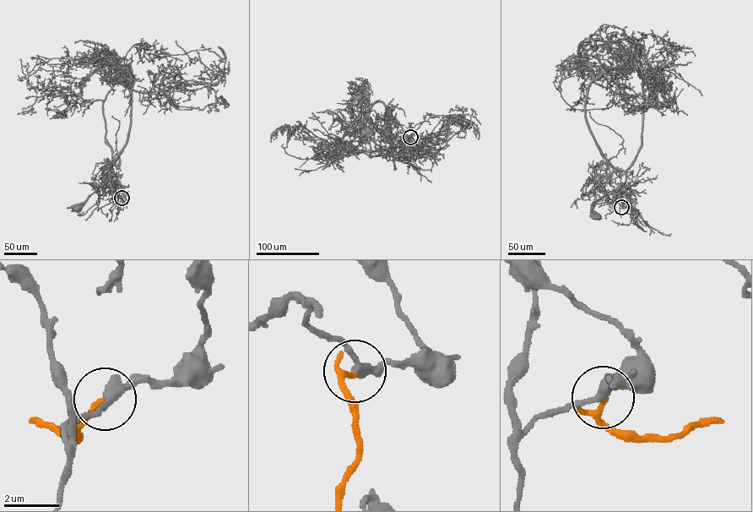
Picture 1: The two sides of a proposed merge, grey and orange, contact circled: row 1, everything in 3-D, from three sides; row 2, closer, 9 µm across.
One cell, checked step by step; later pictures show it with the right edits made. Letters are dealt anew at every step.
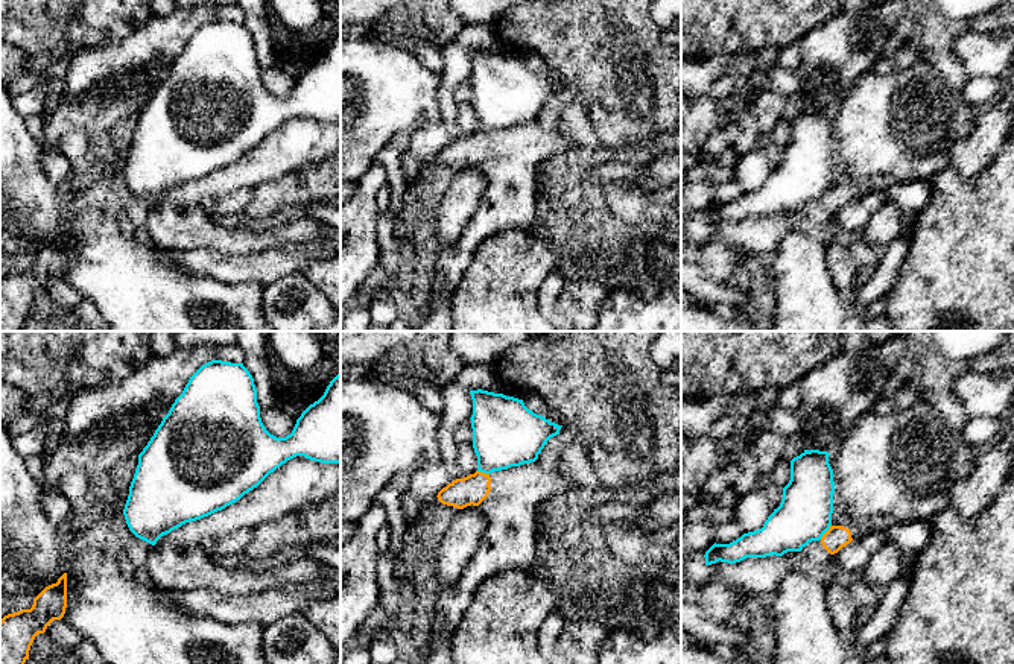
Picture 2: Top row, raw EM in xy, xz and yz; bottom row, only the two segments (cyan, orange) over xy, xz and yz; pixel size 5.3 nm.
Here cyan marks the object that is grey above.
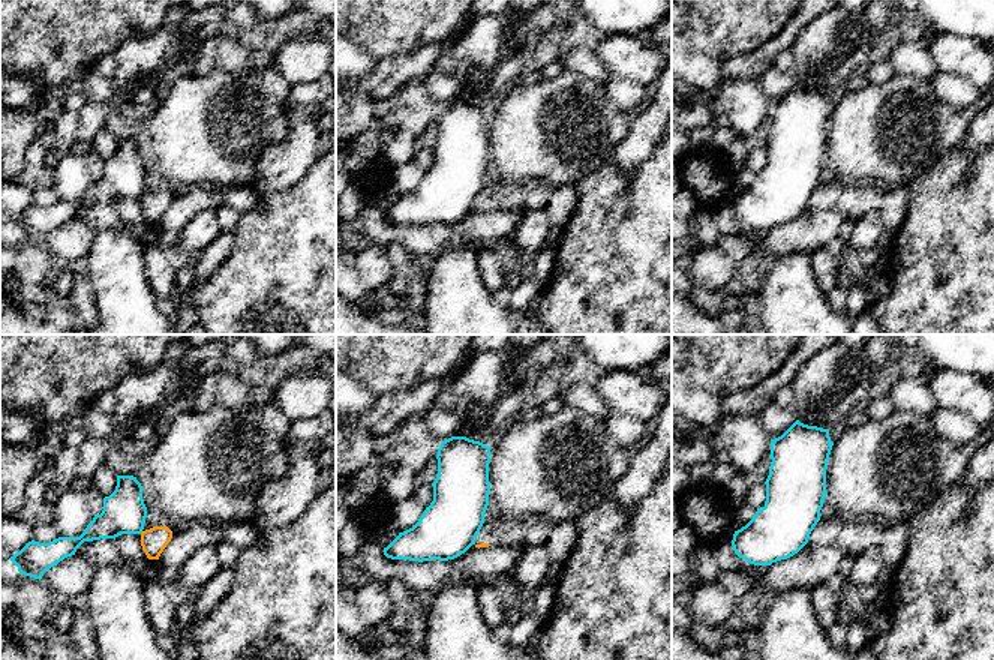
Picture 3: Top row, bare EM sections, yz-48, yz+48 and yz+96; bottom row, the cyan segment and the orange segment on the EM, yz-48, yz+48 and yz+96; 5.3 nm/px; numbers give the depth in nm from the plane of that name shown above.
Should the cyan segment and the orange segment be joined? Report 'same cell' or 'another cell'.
another cell

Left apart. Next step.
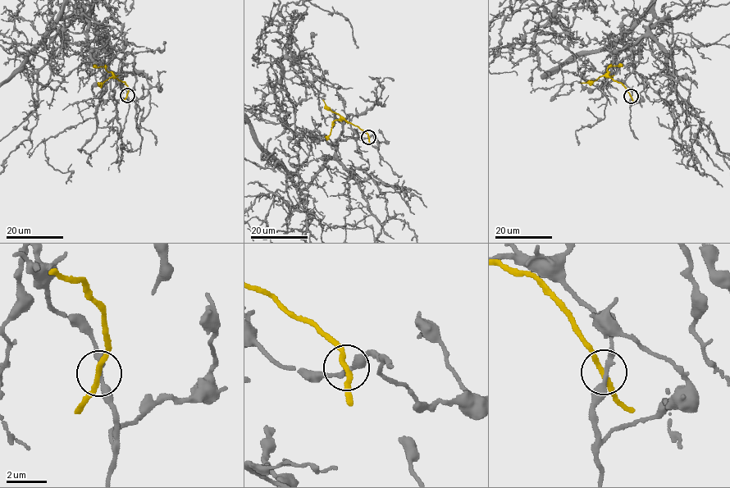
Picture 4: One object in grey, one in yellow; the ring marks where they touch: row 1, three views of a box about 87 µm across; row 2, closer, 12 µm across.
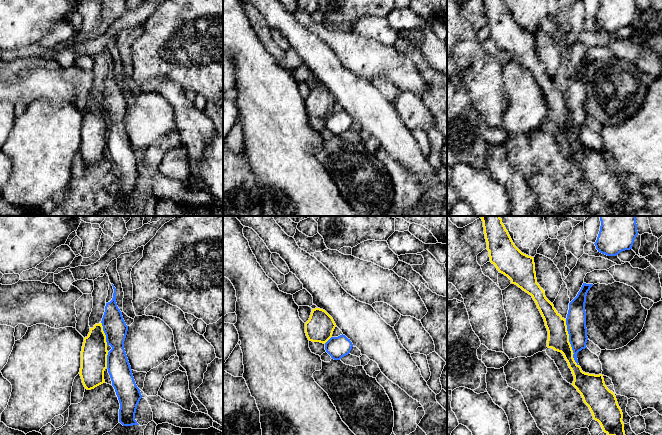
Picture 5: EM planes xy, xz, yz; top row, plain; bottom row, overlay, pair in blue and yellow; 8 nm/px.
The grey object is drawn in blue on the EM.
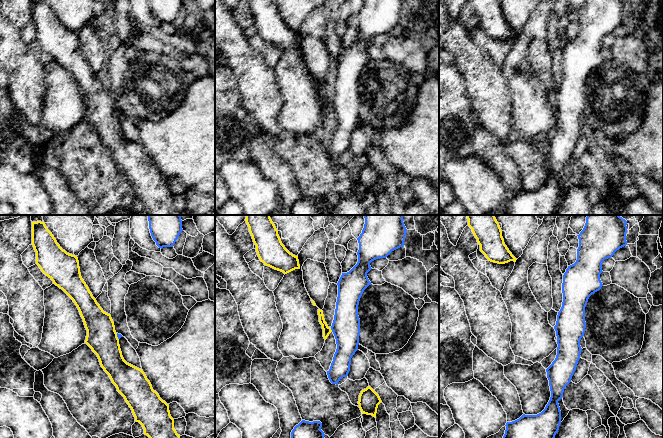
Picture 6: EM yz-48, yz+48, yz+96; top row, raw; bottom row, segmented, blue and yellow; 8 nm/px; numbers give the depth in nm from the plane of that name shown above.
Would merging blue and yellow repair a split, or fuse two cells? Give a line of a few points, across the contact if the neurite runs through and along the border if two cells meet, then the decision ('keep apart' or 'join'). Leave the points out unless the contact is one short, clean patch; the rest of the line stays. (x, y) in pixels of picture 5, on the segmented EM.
line yz (565, 319), (573, 359), (578, 365); keep apart

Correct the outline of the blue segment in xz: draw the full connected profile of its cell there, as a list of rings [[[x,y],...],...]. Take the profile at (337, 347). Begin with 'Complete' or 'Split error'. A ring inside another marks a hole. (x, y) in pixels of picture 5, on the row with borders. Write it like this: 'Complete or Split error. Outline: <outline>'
Complete. Outline: [[[345,335],[331,337],[325,343],[325,350],[334,360],[340,360],[348,355],[353,347],[352,342]]]

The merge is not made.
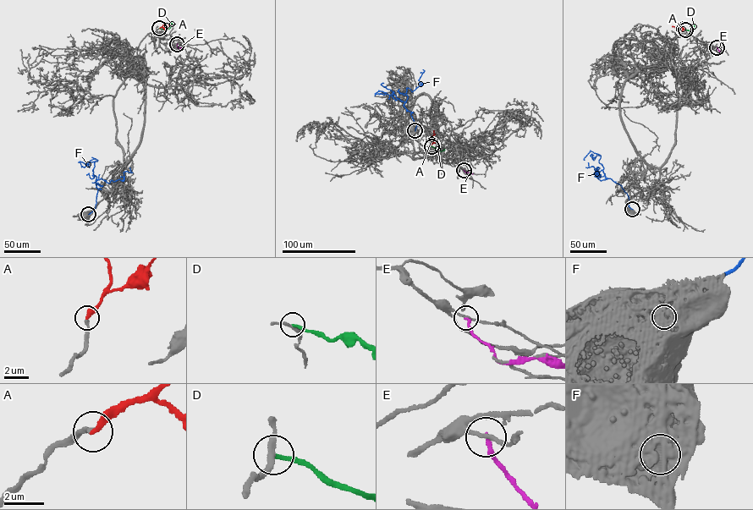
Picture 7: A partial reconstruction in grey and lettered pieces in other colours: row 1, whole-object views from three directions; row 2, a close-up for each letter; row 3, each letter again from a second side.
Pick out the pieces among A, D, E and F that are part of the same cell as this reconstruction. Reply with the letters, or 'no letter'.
A

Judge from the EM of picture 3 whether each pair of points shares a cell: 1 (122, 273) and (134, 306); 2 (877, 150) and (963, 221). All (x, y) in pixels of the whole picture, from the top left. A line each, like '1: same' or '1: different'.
1: same
2: different

